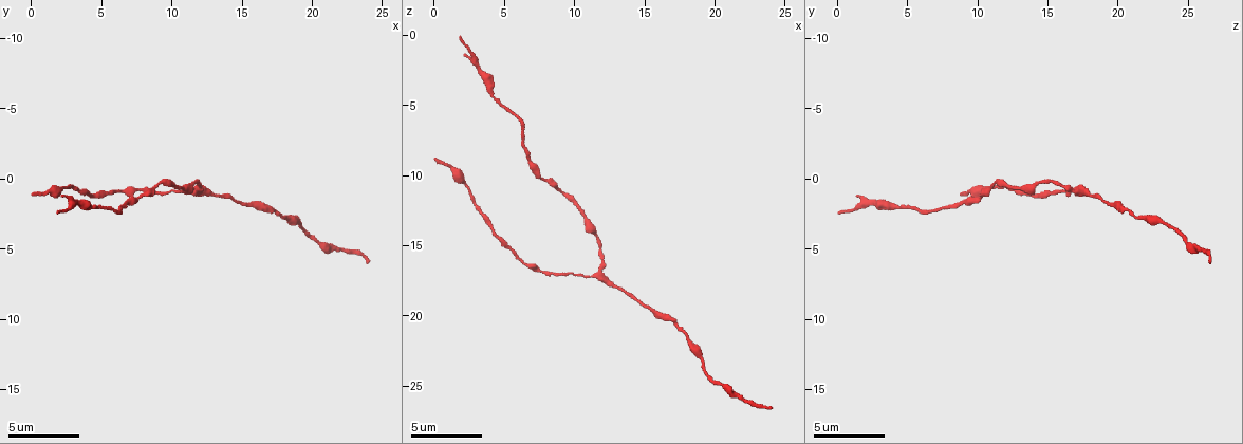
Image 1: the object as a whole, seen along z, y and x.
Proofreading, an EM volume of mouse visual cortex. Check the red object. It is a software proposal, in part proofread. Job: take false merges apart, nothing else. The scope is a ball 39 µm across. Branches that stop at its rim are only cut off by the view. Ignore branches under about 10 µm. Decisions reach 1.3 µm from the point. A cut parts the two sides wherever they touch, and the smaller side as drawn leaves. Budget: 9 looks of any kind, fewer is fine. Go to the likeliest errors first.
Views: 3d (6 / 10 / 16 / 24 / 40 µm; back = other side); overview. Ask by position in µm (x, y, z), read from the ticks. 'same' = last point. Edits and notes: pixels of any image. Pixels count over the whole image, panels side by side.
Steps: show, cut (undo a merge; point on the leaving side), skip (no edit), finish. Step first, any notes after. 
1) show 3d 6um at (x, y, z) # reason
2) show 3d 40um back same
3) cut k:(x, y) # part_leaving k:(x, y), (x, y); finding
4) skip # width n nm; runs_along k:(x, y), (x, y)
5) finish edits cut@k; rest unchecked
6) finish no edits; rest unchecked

show 3d 16um at (11.6, 0.8, 17.0) # small branch off a trunk

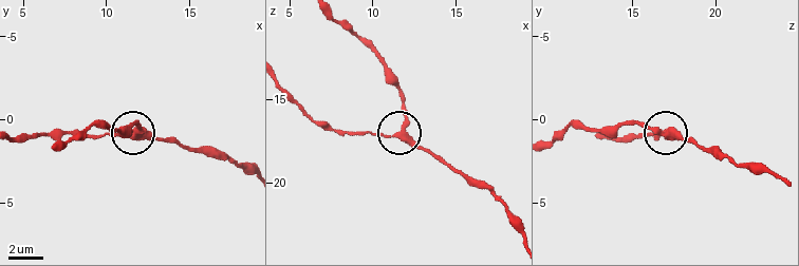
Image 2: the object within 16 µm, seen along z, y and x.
skip # arms 3; runs_along 2:(402, 102), (406, 122), (397, 134), (339, 131); continuous, no second neuron

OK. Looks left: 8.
show 3d 10um at (6.2, 0.8, 15.8) # thin neck

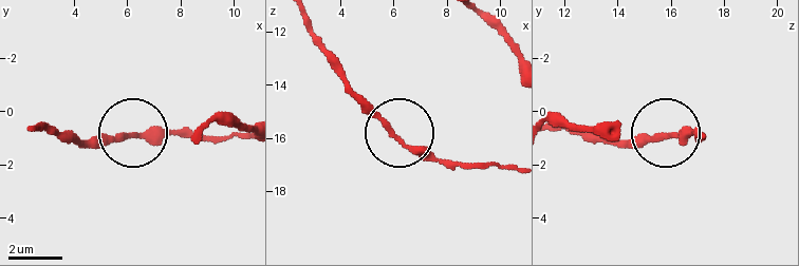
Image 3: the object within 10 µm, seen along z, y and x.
show 3d 10um back at (6.1, 0.8, 15.8)

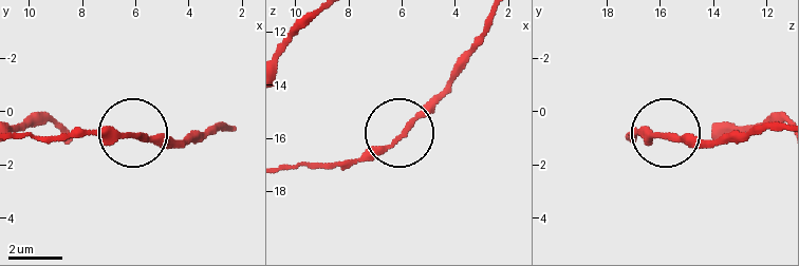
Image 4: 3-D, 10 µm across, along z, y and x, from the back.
skip # runs_along 4:(289, 166), (371, 159), (464, 69); continuous, no second neuron

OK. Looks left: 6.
show 3d 10um at (19.2, 3.2, 23.2) # thick turns thin

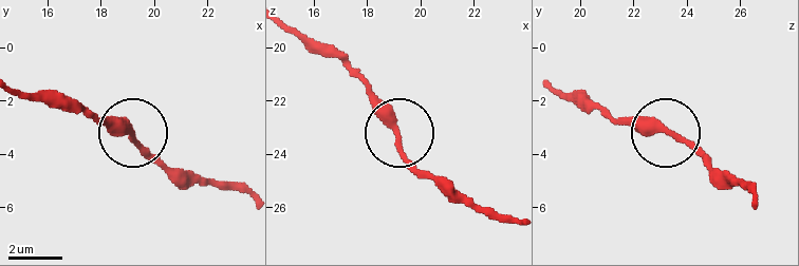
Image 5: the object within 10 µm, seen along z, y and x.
show 3d 6um at (19.1, 3.1, 23.2)

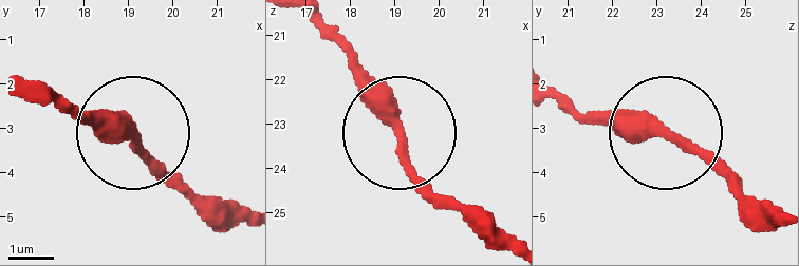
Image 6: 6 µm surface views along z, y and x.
skip # one neuron here

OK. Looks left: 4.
show 3d 6um at (6.8, 2.0, 8.4) # thick turns thin

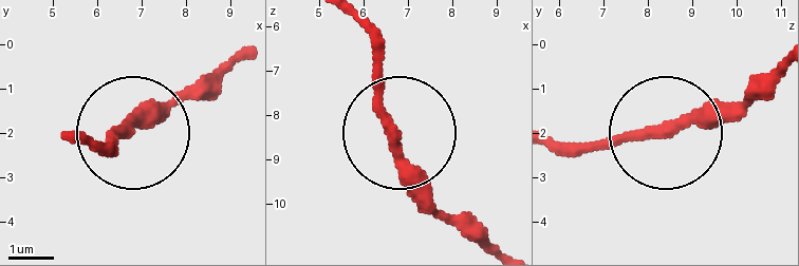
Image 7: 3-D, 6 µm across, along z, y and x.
skip # width 250 nm; runs_along 7:(483, 248), (408, 157), (382, 90), (382, 36); all the same neuron

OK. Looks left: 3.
finish no edits; rest unchecked

